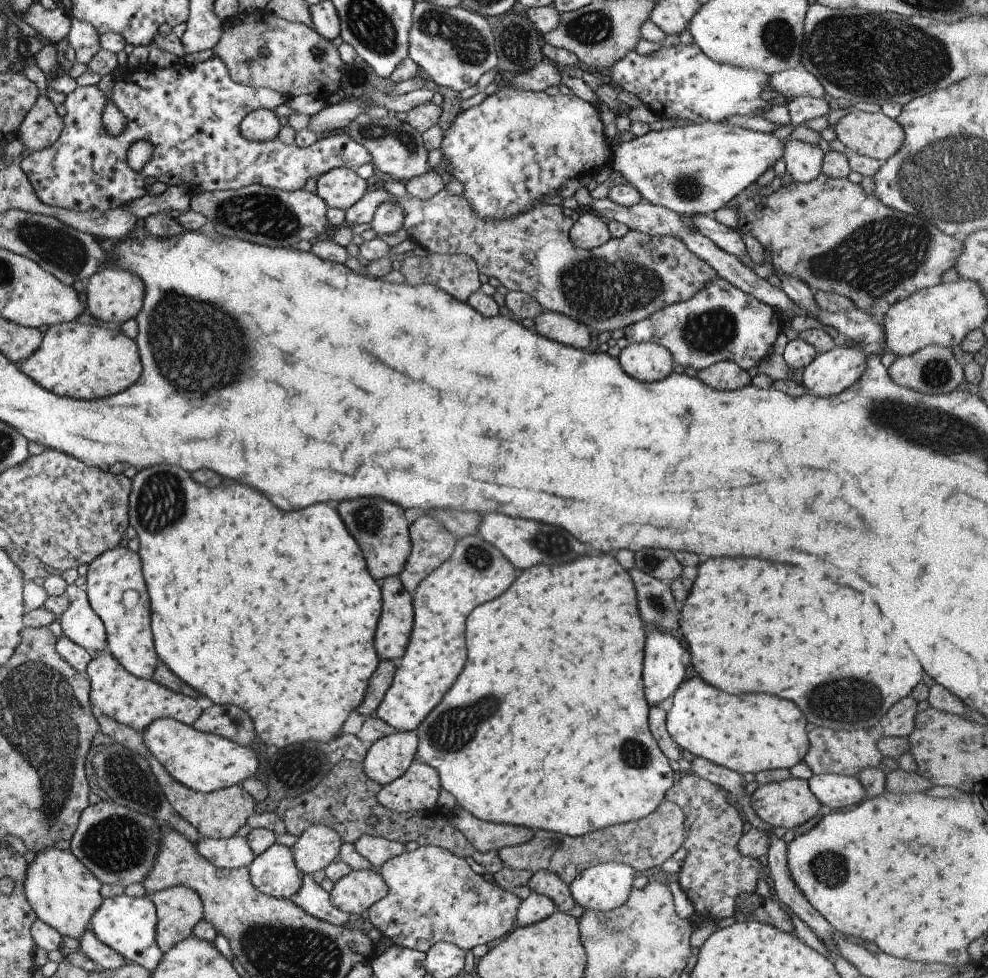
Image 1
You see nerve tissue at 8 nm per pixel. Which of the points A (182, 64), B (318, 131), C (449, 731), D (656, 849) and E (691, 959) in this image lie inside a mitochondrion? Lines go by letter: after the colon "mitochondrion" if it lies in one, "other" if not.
A: other
B: other
C: mitochondrion
D: other
E: other

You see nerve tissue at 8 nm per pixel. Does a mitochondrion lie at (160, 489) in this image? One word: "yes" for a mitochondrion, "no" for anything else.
yes

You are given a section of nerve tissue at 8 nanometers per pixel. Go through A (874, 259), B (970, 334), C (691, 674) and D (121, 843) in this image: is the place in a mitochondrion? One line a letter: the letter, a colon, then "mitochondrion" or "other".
A: mitochondrion
B: other
C: other
D: mitochondrion

